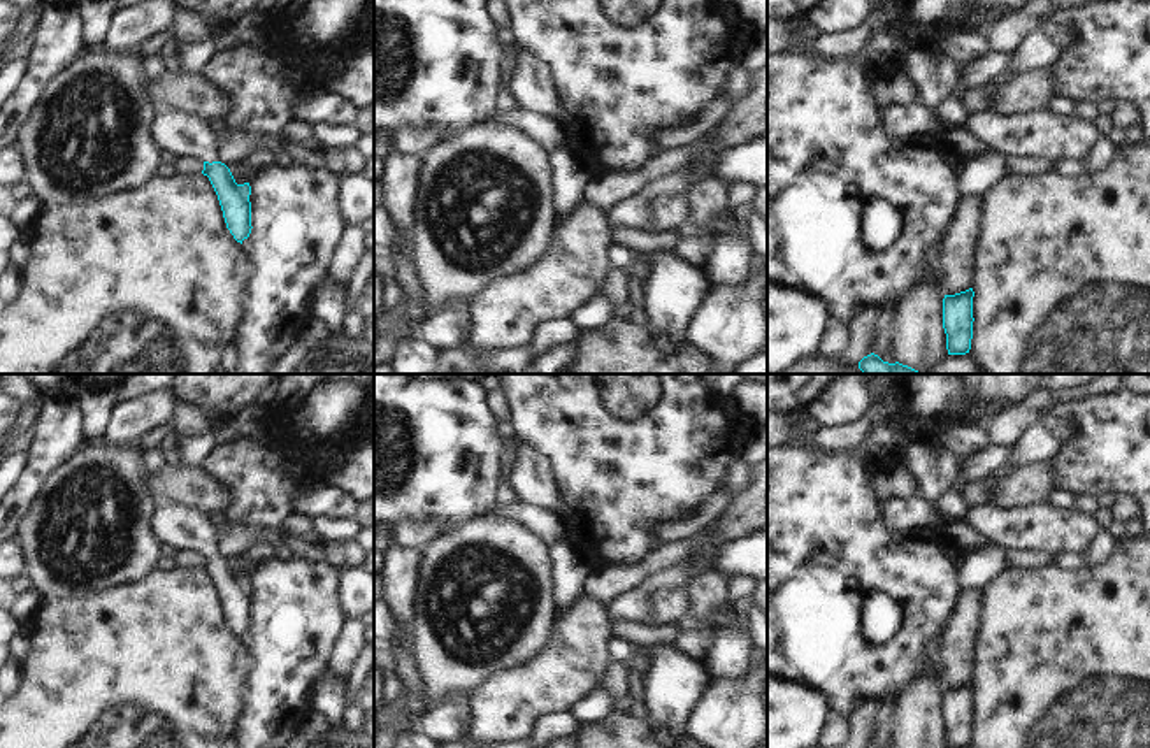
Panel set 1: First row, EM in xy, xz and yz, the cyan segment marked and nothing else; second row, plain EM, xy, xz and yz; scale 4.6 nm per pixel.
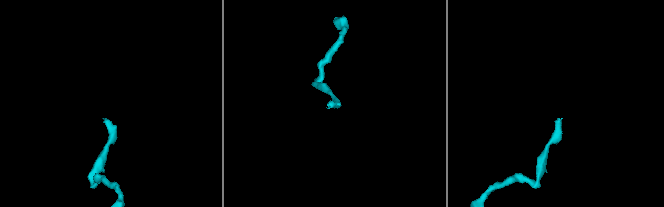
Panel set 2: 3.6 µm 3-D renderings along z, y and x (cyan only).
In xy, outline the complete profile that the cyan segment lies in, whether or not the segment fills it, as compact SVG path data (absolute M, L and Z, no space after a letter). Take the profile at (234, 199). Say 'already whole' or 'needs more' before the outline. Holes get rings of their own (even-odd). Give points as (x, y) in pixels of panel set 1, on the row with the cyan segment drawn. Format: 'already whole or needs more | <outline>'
needs more | M160 109L156 139L163 151L193 155L204 162L202 174L209 177L226 223L237 242L251 234L251 186L237 184L230 169L219 162L219 139L211 123L183 109Z

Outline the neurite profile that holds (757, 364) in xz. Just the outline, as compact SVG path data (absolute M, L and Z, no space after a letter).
M767 353L751 356L734 374L767 374Z

